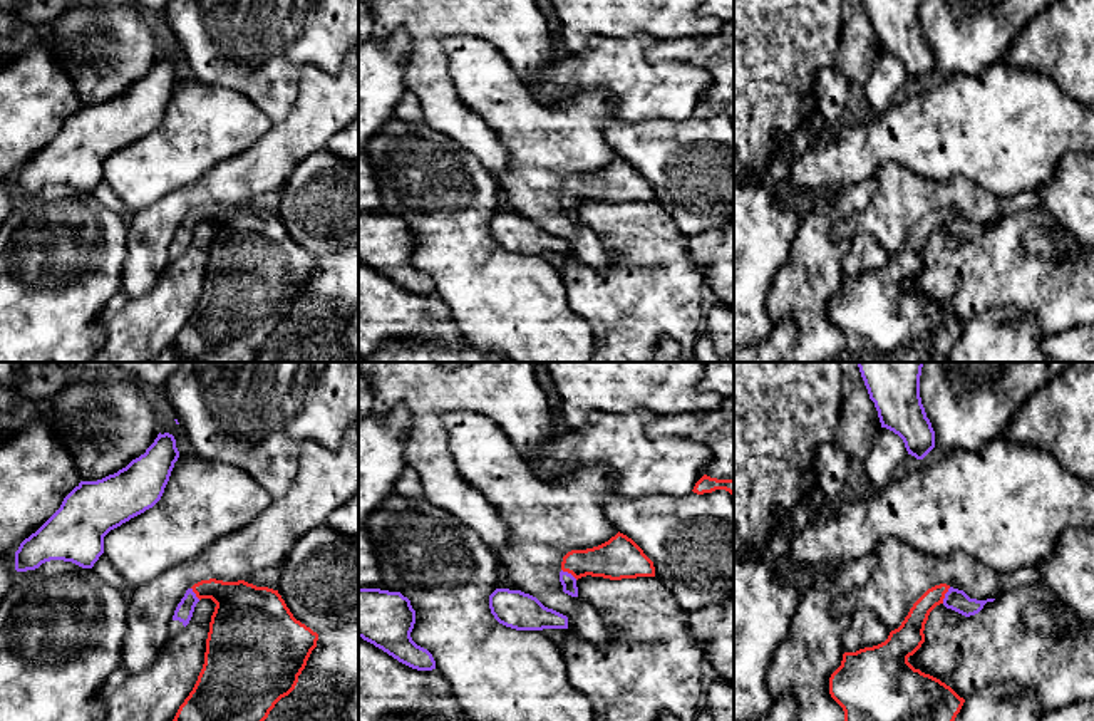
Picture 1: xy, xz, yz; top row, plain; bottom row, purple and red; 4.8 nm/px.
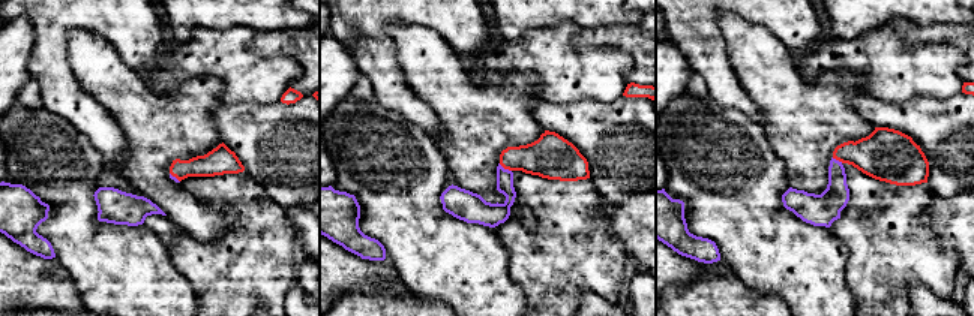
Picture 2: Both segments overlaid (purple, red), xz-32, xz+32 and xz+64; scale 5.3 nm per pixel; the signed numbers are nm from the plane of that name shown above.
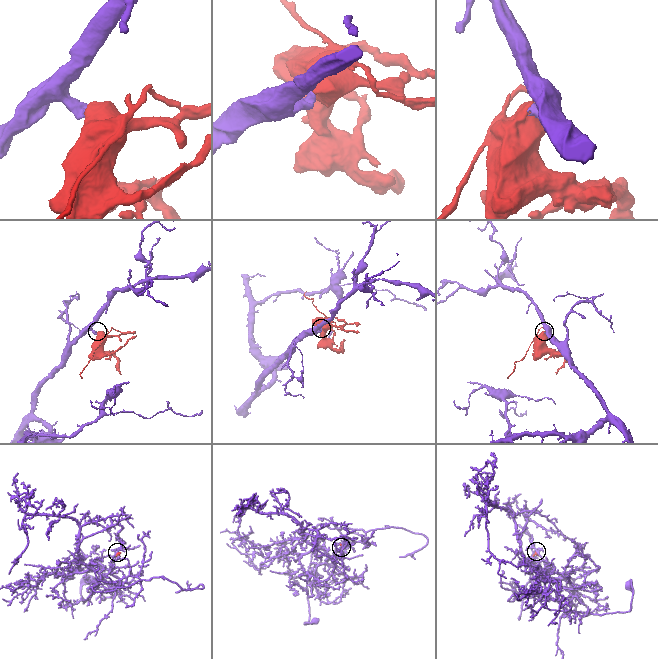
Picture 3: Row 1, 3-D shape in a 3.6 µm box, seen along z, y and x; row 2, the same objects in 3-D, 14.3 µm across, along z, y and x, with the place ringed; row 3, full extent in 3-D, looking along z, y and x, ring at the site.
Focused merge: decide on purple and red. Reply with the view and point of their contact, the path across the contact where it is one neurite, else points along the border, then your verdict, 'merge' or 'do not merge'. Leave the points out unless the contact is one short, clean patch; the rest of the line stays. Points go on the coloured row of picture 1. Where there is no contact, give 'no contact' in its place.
meets purple in yz at (945, 596); runs through yz (959, 601), (945, 596), (918, 614), (910, 634); merge

